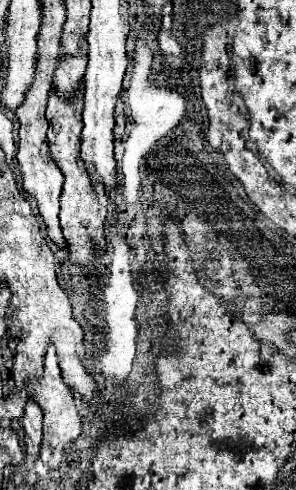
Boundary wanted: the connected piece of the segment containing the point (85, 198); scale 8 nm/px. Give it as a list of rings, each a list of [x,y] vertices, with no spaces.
[[[52,88],[48,96],[48,108],[46,108],[46,118],[50,122],[48,128],[48,142],[52,156],[56,164],[60,166],[64,174],[64,188],[60,196],[60,224],[62,224],[62,234],[68,240],[68,250],[70,250],[70,260],[82,266],[88,266],[94,258],[96,252],[102,250],[104,242],[104,220],[108,212],[108,196],[104,190],[104,184],[92,182],[88,168],[80,156],[80,132],[82,132],[82,92],[76,90],[68,100],[58,96],[58,90]]]

